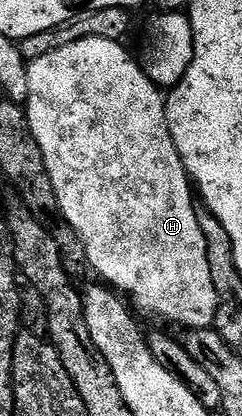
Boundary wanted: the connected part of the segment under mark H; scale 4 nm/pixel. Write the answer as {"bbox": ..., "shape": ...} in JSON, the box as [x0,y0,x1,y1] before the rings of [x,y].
{"bbox":[25,37,219,329],"shape":[[[89,37],[81,41],[73,41],[73,45],[53,49],[53,53],[45,53],[45,57],[30,60],[27,63],[29,81],[29,93],[25,104],[27,120],[31,126],[33,137],[43,154],[49,177],[53,181],[53,189],[57,193],[57,205],[61,209],[65,221],[69,221],[69,225],[73,225],[73,229],[77,229],[77,233],[85,245],[86,266],[90,270],[92,267],[103,278],[100,280],[104,284],[110,285],[116,292],[122,293],[136,308],[139,306],[147,315],[156,315],[157,318],[164,319],[167,323],[180,323],[180,328],[183,329],[211,327],[215,322],[219,302],[217,301],[217,289],[213,289],[213,273],[209,273],[209,253],[205,245],[205,233],[201,233],[193,184],[177,153],[177,145],[173,145],[173,137],[169,133],[164,92],[156,87],[154,81],[143,71],[140,60],[136,56],[134,59],[123,46],[122,42],[114,43],[108,39]]]}

